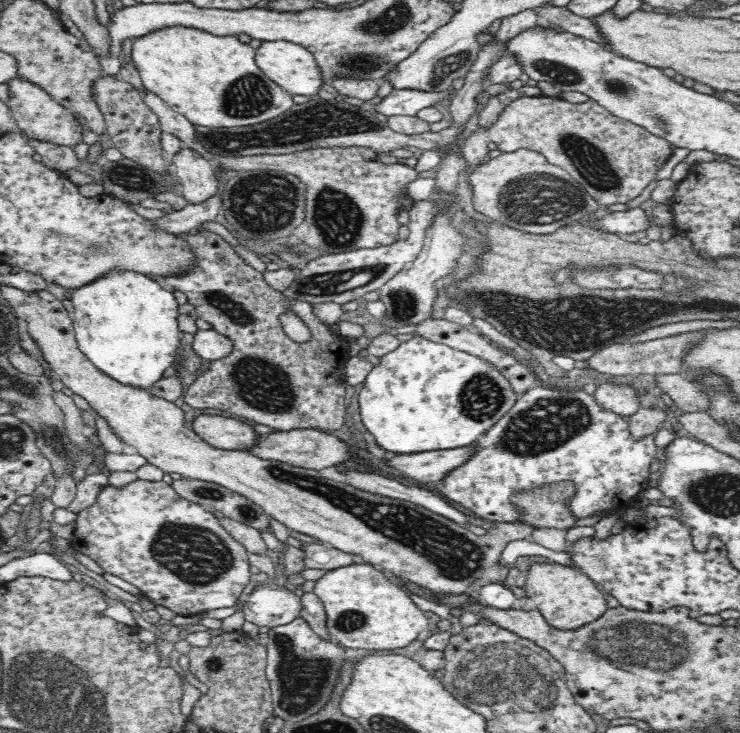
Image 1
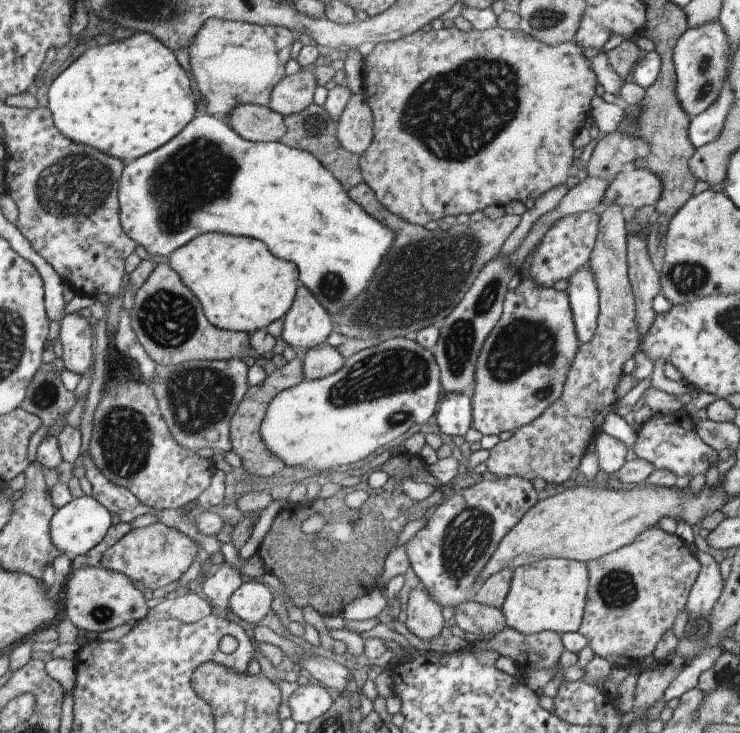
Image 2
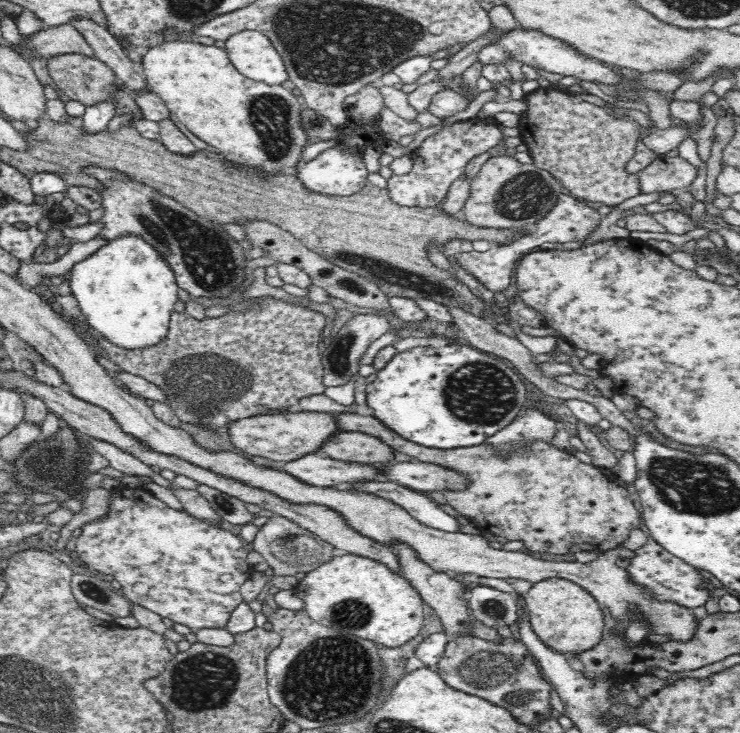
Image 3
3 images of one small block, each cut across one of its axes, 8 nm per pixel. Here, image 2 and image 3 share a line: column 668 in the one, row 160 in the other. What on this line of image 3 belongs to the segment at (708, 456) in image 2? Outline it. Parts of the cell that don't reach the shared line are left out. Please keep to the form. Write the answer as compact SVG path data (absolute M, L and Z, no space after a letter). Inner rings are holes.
M482 120L457 121L442 127L427 137L415 151L410 153L413 167L403 175L392 175L387 180L390 198L400 206L430 208L438 207L447 197L450 186L463 174L463 169L478 154L502 144L504 138L499 125L485 124Z

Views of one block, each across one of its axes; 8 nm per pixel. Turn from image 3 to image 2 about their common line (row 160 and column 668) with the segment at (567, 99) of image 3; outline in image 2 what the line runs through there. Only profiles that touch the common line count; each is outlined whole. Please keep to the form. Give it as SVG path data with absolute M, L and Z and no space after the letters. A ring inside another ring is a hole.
M659 528L644 531L631 545L586 564L589 585L578 632L587 640L594 654L605 658L611 665L625 668L638 666L654 652L664 632L672 628L676 616L685 608L701 569L699 560L691 554L686 542Z

